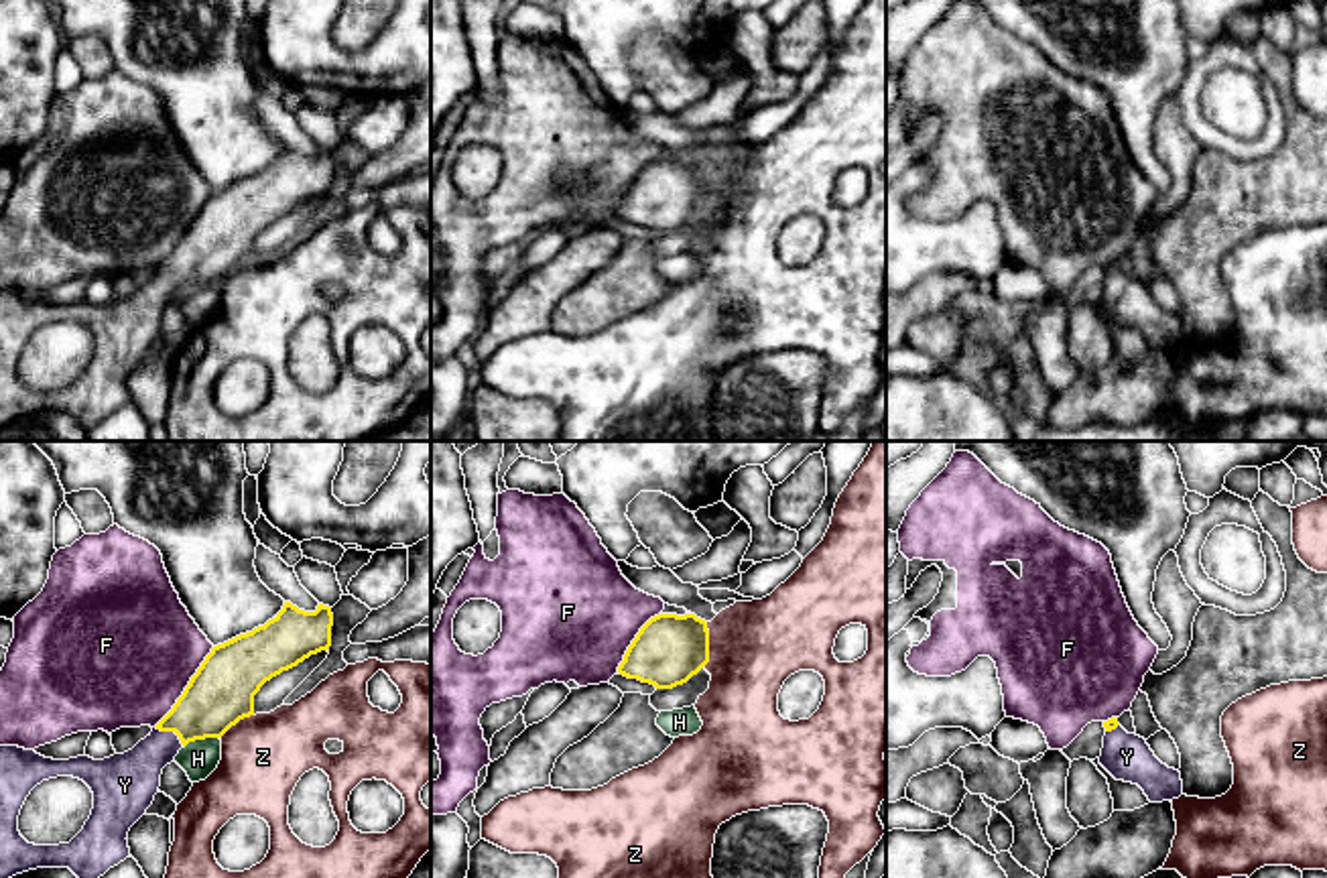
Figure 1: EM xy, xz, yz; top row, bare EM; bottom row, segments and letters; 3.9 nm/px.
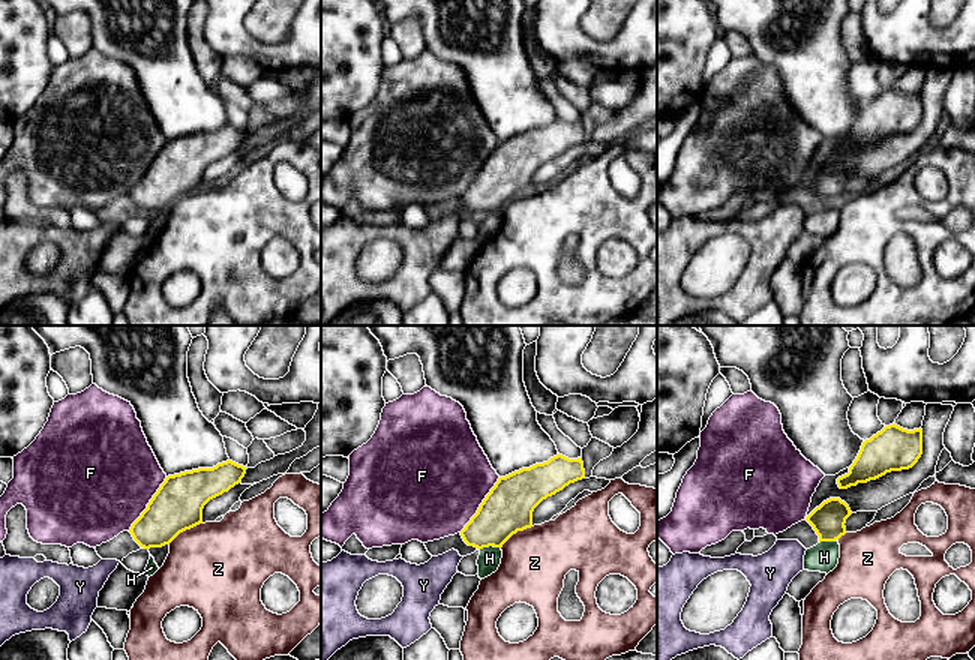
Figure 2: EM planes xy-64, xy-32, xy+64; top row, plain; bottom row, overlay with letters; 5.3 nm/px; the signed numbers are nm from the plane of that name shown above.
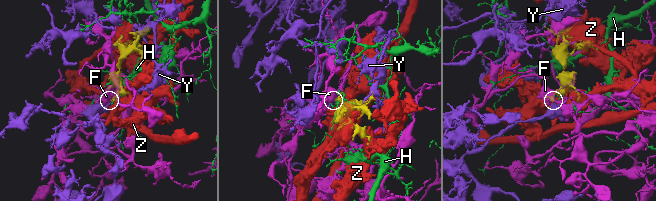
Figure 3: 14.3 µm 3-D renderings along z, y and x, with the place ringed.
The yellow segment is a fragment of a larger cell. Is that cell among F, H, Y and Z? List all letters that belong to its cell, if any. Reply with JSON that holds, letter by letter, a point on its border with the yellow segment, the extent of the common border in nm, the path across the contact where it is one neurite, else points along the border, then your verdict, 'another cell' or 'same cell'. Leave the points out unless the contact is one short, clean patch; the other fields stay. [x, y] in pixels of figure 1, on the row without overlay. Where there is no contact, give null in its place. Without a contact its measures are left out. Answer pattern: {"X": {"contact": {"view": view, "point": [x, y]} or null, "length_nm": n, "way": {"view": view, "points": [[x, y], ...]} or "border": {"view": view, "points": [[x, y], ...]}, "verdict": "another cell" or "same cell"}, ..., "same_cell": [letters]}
{"F": {"contact": {"view": "xy", "point": [185, 232]}, "length_nm": 400, "border": {"view": "xy", "points": [[214, 192], [177, 246], [153, 271]]}, "verdict": "another cell"}, "H": {"contact": {"view": "xy", "point": [202, 283]}, "length_nm": 140, "verdict": "another cell"}, "Y": {"contact": {"view": "xy", "point": [171, 275]}, "length_nm": 150, "way": {"view": "xy", "points": [[220, 238], [202, 257], [171, 275], [165, 287], [131, 324]]}, "verdict": "same cell"}, "Z": {"contact": {"view": "xz", "point": [708, 190]}, "length_nm": 190, "verdict": "another cell"}, "same_cell": ["Y"]}

